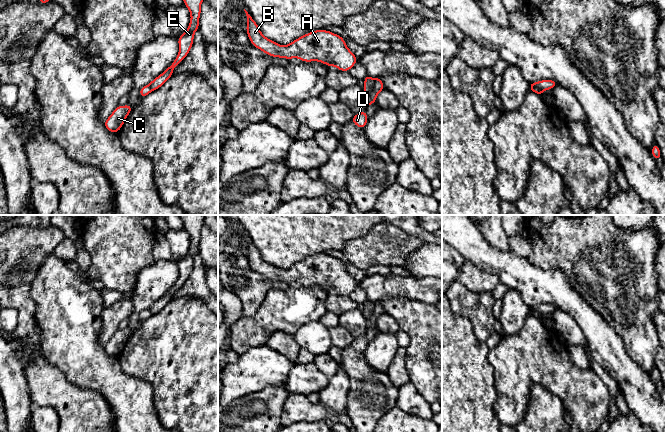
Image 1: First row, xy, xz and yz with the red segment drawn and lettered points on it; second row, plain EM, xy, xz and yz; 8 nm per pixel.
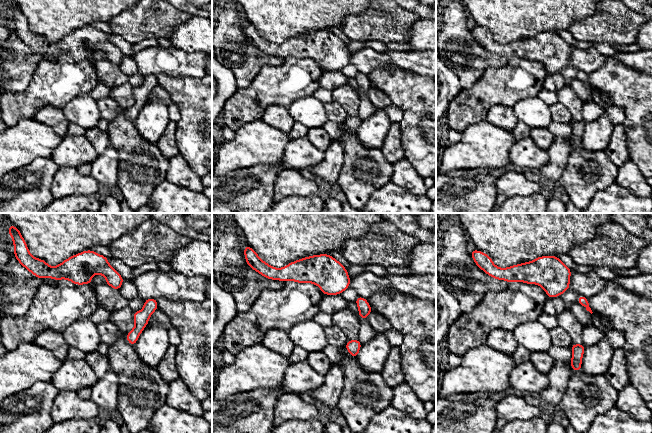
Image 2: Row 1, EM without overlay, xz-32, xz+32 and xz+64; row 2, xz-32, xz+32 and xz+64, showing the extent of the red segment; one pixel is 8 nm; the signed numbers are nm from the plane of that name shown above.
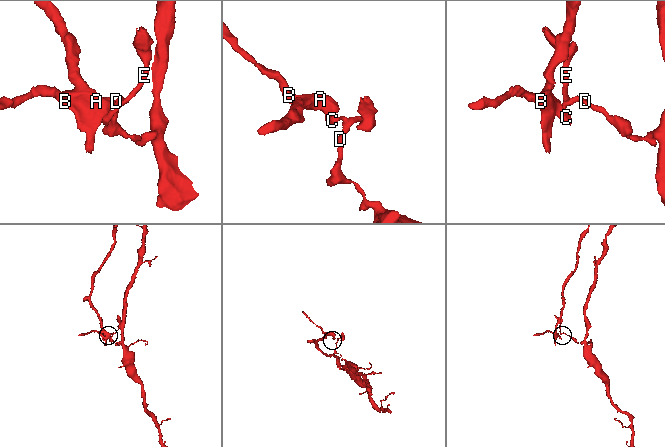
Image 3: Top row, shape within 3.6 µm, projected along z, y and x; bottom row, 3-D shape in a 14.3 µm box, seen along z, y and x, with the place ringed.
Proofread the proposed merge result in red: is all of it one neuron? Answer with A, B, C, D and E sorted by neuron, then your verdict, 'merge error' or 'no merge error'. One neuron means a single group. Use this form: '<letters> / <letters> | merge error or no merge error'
A B C / D E | merge error

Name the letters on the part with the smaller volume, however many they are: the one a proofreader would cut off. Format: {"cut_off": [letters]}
{"cut_off": ["A", "B", "C"]}

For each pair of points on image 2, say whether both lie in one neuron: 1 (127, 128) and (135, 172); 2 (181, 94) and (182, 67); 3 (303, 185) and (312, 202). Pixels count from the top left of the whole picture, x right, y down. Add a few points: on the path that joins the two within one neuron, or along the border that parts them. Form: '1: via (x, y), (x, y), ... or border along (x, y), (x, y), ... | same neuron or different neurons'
1: via (127, 139), (135, 153), (135, 161) | same neuron
2: border along (159, 73), (175, 76), (195, 76), (201, 79) | different neurons
3: border along (317, 192), (311, 195), (288, 195), (286, 197) | different neurons

